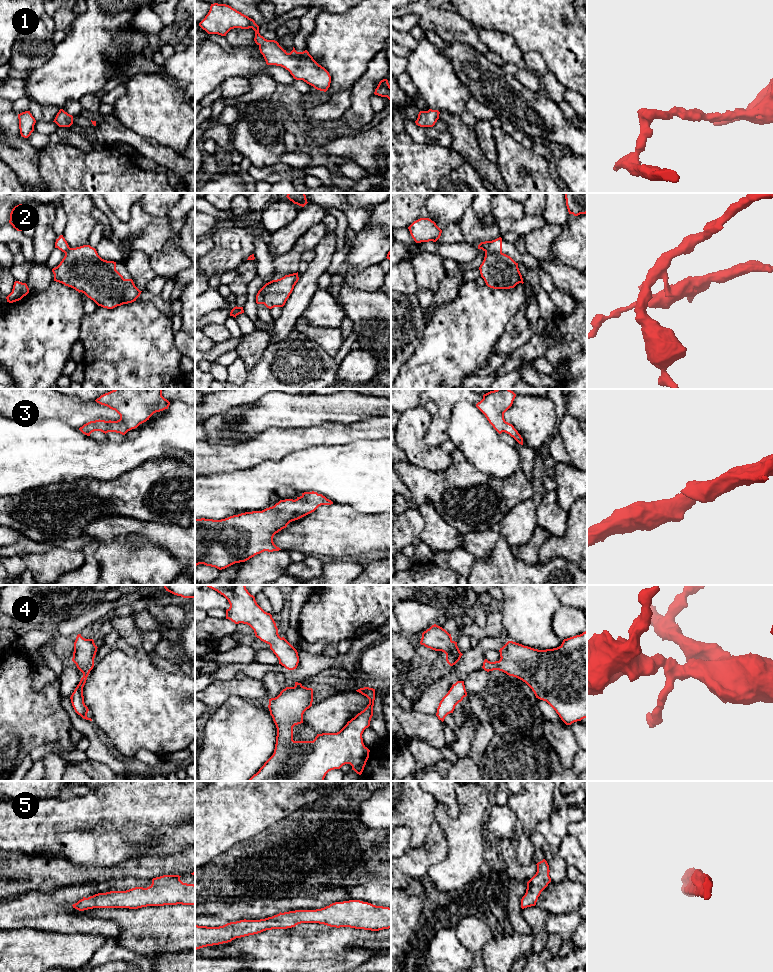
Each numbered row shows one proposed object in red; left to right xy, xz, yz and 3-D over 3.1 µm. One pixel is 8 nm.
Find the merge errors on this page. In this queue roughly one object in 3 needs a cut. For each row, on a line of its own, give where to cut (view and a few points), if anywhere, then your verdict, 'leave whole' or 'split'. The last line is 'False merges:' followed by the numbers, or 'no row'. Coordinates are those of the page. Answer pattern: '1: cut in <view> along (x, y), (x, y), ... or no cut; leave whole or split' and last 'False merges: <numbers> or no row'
1: no cut; leave whole
2: no cut; leave whole
3: no cut; leave whole
4: no cut; leave whole
5: no cut; leave whole
False merges: no row

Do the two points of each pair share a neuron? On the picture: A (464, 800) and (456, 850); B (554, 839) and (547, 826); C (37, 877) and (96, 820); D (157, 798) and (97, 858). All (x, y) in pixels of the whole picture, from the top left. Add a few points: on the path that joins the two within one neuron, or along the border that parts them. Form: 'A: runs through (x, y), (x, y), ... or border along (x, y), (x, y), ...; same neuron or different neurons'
A: runs through (466, 812), (465, 838); same neuron
B: runs through (553, 836), (553, 832), (550, 829); same neuron
C: border along (49, 853), (66, 858); different neurons
D: runs through (136, 798), (132, 798), (96, 834), (96, 837); same neuron

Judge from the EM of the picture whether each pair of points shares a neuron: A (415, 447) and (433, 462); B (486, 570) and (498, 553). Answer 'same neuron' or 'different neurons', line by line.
A: same neuron
B: same neuron

